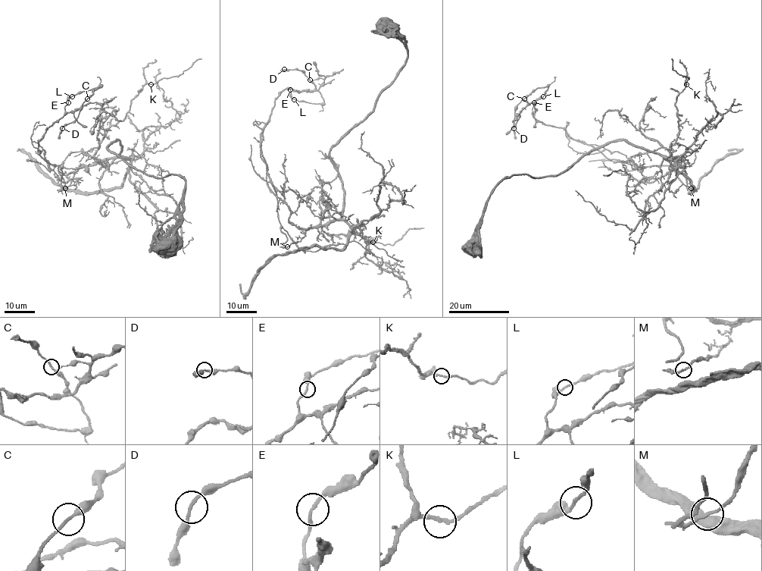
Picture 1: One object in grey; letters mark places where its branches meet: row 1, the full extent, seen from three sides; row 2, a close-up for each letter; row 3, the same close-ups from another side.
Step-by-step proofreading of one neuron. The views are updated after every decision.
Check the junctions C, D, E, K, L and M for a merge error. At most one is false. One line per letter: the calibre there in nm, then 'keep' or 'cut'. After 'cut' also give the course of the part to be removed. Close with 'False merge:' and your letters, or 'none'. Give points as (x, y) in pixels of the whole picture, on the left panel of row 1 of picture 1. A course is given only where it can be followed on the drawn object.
C: 180 nm thick; keep
D: 170 nm thick; keep
E: 170 nm thick; keep
K: 190 nm thick; keep
L: 160 nm thick; keep
M: 160 nm thick; keep
False merge: none

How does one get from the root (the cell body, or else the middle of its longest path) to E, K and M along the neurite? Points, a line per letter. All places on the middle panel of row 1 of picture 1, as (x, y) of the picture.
E: (386, 25), (405, 64), (330, 151), (342, 216), (308, 229), (269, 188), (261, 151), (274, 100), (290, 89)
K: (386, 25), (404, 44), (405, 64), (375, 108), (332, 148), (344, 209), (339, 219), (316, 227), (373, 242)
M: (386, 25), (400, 36), (407, 58), (375, 108), (330, 151), (344, 191), (342, 216), (307, 229), (287, 246)

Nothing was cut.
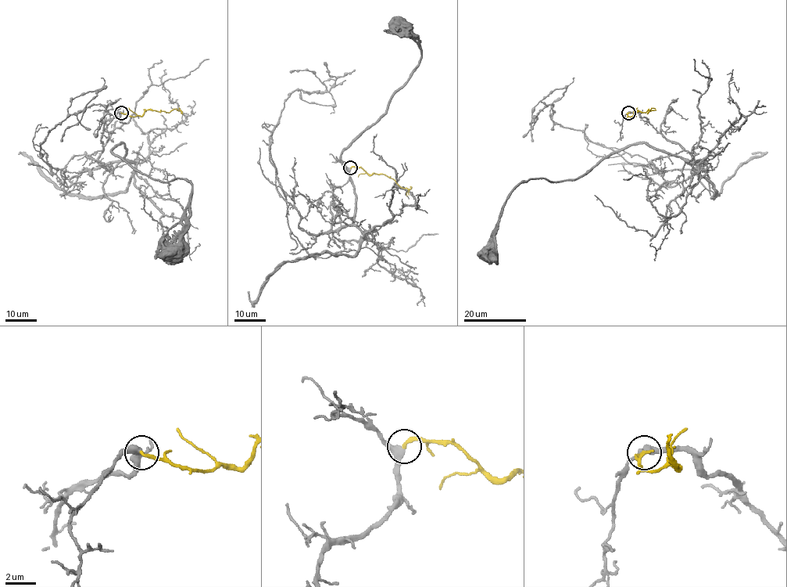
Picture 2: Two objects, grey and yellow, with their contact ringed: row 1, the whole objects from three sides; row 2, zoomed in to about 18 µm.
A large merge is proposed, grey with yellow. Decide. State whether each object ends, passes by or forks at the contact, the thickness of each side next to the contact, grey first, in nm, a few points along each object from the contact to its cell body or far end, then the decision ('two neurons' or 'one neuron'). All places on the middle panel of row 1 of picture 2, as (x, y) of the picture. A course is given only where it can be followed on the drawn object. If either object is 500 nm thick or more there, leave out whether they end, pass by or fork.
grey passes by | yellow ends | 380/220 nm | grey via (350, 167), (334, 190), (327, 232), (349, 226), (355, 211), (341, 153), (384, 113), (421, 57), (399, 24) | yellow via (351, 167), (363, 167), (370, 174), (384, 174), (408, 189), (409, 195) | one neuron

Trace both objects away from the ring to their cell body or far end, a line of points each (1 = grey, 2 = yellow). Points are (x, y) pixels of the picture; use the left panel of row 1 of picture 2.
1: (120, 113), (104, 124), (98, 160), (119, 162), (123, 143), (112, 151), (140, 171), (191, 185), (170, 253)
2: (121, 113), (133, 117), (141, 116), (147, 110), (169, 113), (180, 109)

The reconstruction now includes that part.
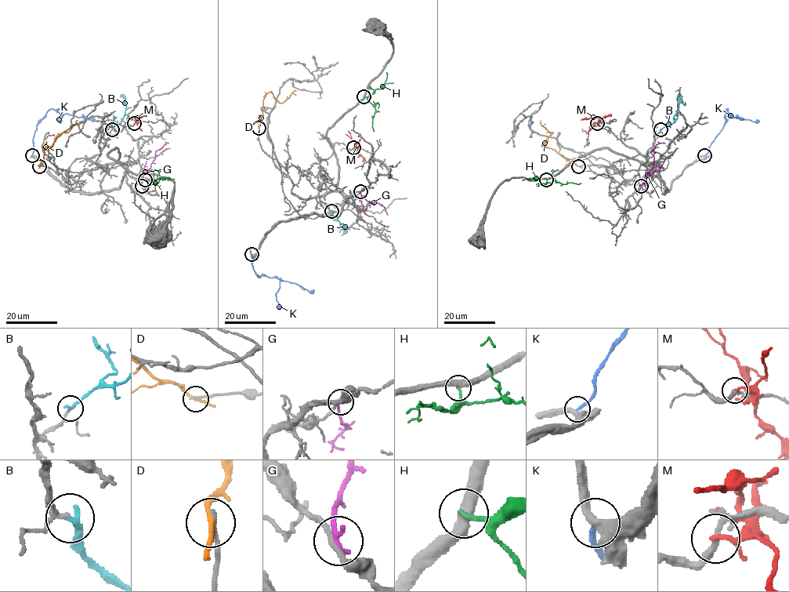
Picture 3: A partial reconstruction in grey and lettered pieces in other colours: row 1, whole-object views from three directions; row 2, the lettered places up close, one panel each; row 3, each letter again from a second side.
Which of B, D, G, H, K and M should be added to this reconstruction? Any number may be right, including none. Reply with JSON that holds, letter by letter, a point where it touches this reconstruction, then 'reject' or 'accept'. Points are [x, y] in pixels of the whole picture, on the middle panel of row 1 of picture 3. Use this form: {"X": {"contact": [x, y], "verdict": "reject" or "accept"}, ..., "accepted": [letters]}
{"B": {"contact": [331, 211], "verdict": "accept"}, "D": {"contact": [258, 128], "verdict": "reject"}, "G": {"contact": [360, 191], "verdict": "reject"}, "H": {"contact": [363, 96], "verdict": "reject"}, "K": {"contact": [251, 254], "verdict": "reject"}, "M": {"contact": [353, 147], "verdict": "reject"}, "accepted": ["B"]}

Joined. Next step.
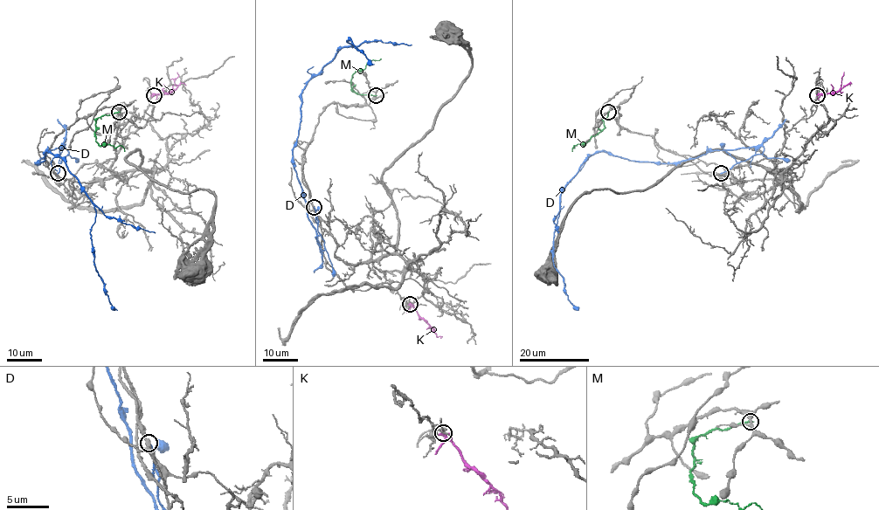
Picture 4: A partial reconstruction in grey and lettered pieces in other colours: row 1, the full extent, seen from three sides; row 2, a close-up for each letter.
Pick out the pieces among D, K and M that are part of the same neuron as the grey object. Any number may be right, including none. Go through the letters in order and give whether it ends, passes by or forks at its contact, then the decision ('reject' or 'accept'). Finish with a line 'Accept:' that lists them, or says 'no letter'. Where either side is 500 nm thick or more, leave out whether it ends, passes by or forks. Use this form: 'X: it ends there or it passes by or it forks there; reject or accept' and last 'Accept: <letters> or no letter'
D: it ends there; reject
K: it passes by; reject
M: it ends there; reject
Accept: no letter

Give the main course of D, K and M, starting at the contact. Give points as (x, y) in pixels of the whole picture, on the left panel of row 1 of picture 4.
D: (58, 173), (69, 153), (64, 146), (36, 162), (48, 151), (55, 154), (94, 206), (94, 265), (117, 310)
K: (154, 95), (172, 93), (181, 83), (186, 86)
M: (119, 112), (100, 117), (96, 121), (94, 135), (100, 145), (109, 143), (115, 148), (121, 145), (124, 151)

